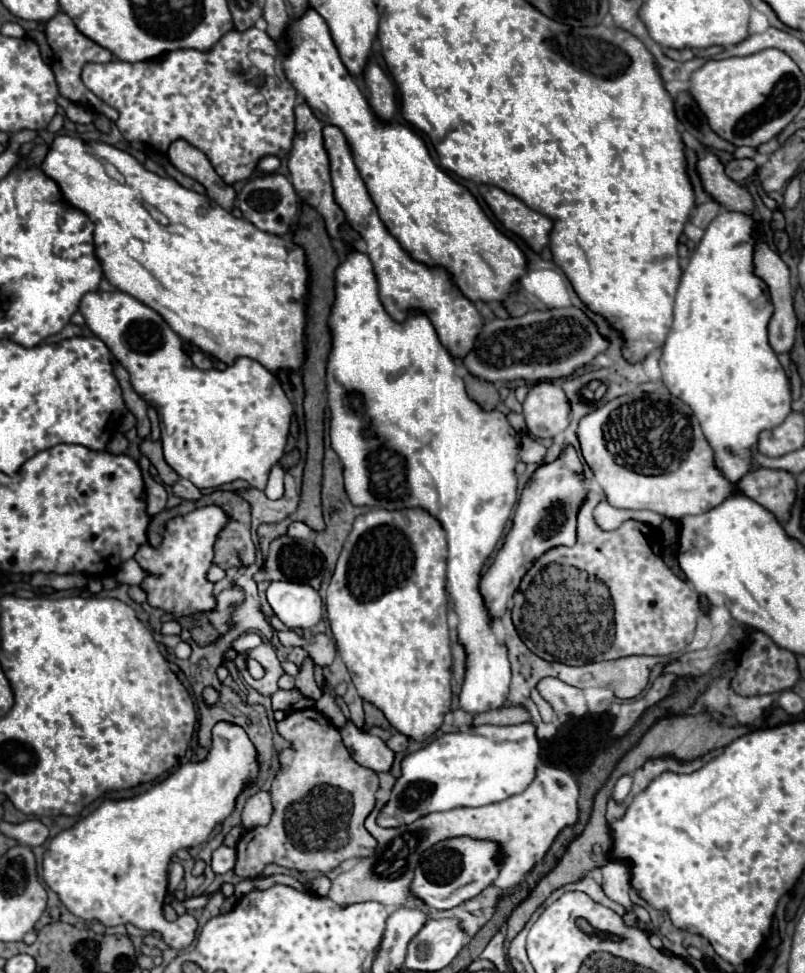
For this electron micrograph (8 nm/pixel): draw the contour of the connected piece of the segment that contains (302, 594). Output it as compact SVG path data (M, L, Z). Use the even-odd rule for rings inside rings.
M273 582L267 588L267 602L275 616L291 630L305 630L321 620L321 596L307 584Z

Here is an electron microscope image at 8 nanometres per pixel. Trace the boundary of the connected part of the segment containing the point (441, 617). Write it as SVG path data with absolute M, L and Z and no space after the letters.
M421 508L413 510L369 510L355 518L353 530L349 532L347 542L343 544L343 550L339 554L333 578L327 588L327 618L329 626L335 638L335 644L339 648L341 660L345 662L351 680L359 692L359 696L373 706L377 706L389 724L399 730L401 734L413 738L413 740L425 740L431 734L439 730L443 724L443 716L451 710L451 646L449 646L449 626L447 626L447 594L445 594L445 572L447 572L447 542L445 542L445 530L439 524L437 518L433 518L429 512Z

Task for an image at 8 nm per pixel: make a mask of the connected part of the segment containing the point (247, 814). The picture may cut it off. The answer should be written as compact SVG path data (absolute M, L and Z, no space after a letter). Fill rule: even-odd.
M259 790L251 798L247 798L243 814L241 814L245 830L251 830L255 826L265 826L269 822L269 818L271 818L271 812L273 812L273 806L271 806L269 792Z

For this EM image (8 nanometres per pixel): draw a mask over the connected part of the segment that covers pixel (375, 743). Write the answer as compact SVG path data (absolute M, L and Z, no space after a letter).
M347 720L345 726L339 728L343 742L353 756L355 762L359 762L365 768L371 768L375 772L387 772L393 764L393 750L387 748L387 744L361 728L357 728L351 720Z

